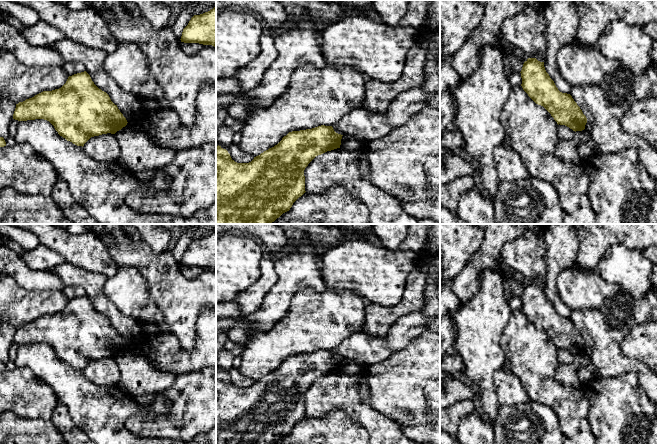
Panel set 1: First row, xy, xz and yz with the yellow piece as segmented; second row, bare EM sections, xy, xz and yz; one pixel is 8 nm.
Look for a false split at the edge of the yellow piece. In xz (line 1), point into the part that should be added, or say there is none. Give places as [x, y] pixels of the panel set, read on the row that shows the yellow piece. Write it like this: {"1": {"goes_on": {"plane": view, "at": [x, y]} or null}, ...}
{"1": {"goes_on": null}}

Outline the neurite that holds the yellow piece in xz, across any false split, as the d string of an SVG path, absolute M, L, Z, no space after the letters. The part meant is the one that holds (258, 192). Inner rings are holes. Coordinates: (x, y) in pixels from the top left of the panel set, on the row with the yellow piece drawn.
M321 125L312 129L292 131L284 136L277 145L254 157L254 159L249 163L235 162L226 149L223 149L219 145L216 146L216 224L271 224L274 222L283 213L289 211L293 203L306 192L304 170L308 164L316 156L321 155L327 151L340 148L342 136L343 135L336 133L332 126L325 125Z

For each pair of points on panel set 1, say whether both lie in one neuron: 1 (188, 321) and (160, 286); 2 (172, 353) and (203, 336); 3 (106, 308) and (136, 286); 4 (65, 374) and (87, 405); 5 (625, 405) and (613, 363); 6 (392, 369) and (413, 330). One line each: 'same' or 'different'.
1: same
2: same
3: different
4: same
5: different
6: different

